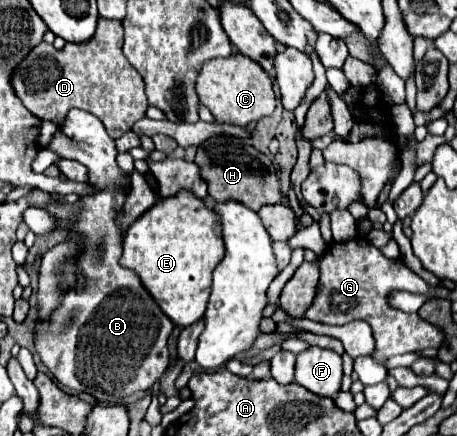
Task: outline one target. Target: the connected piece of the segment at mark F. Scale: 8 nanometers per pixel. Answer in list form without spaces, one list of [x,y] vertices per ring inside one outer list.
[[[310,346],[296,356],[296,382],[322,398],[334,398],[342,384],[342,358],[332,350]]]

